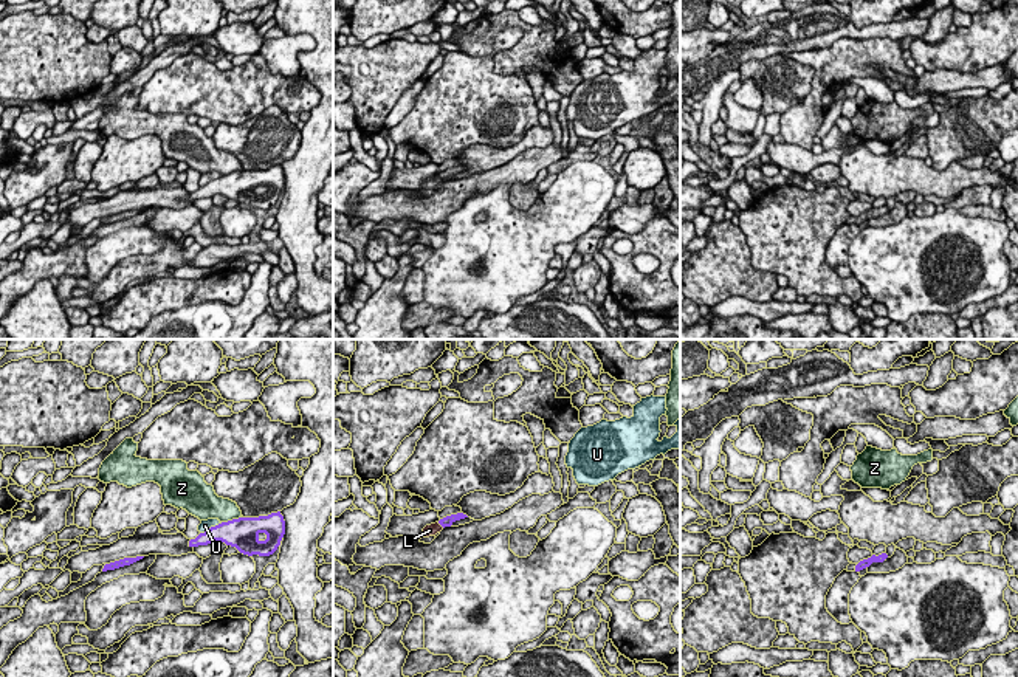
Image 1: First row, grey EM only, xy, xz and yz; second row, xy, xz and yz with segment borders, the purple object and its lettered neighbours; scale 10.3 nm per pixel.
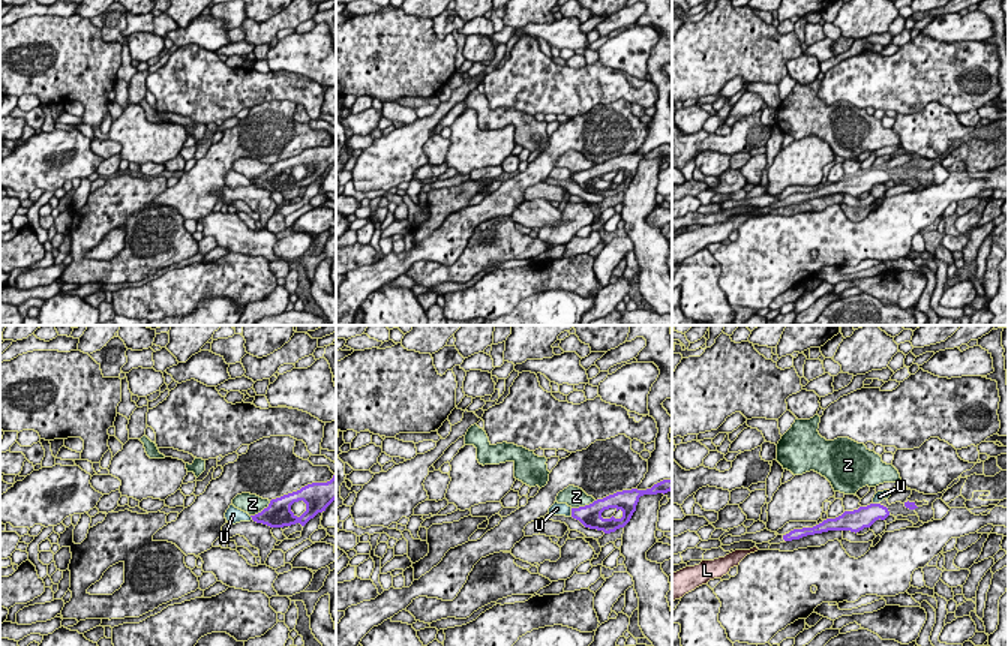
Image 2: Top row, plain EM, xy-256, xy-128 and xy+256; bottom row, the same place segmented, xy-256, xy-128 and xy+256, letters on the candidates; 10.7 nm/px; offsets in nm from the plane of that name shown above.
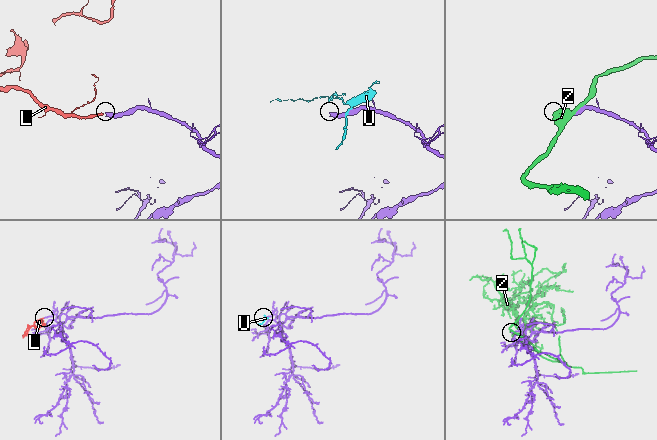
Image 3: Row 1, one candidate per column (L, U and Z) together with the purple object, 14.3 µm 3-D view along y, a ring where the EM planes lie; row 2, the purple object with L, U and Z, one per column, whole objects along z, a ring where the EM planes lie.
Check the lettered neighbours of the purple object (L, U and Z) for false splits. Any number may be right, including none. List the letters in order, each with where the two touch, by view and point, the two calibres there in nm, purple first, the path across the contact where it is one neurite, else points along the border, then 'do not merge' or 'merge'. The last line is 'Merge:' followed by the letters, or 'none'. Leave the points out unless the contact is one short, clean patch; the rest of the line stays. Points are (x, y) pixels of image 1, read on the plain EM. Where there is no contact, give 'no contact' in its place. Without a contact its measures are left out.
L: contact xz (440, 177); calibres 100 and 130 nm; way xz (447, 174), (440, 177), (429, 183); merge
U: contact xy (211, 180); calibres 280 and 120 nm; do not merge
Z: contact xy (233, 172); calibres 320 and 260 nm; do not merge
Merge: L

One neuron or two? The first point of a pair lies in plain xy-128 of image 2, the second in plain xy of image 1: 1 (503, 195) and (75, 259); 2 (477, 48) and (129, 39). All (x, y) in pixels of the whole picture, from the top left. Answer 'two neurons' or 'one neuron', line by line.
1: one neuron
2: two neurons

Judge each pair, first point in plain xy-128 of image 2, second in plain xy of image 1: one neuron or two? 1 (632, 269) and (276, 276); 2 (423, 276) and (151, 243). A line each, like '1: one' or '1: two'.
1: two
2: two

